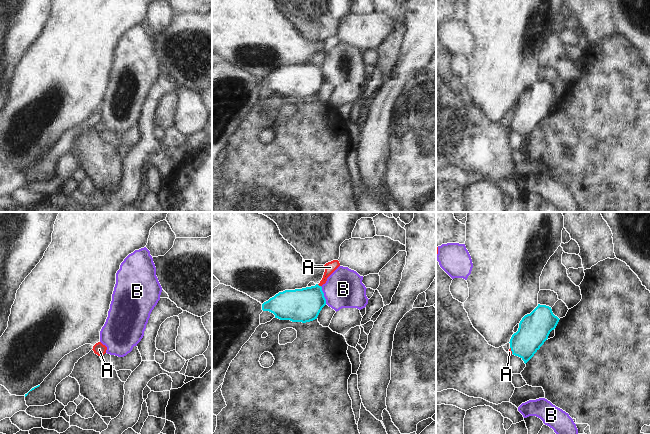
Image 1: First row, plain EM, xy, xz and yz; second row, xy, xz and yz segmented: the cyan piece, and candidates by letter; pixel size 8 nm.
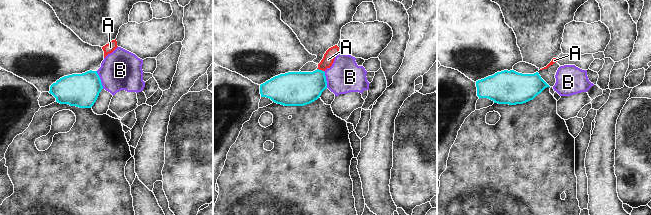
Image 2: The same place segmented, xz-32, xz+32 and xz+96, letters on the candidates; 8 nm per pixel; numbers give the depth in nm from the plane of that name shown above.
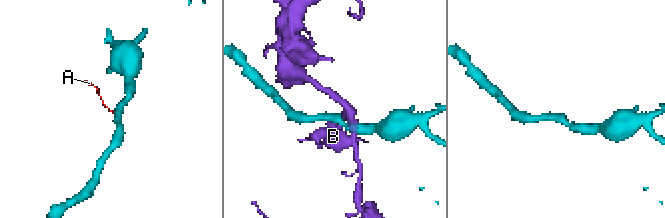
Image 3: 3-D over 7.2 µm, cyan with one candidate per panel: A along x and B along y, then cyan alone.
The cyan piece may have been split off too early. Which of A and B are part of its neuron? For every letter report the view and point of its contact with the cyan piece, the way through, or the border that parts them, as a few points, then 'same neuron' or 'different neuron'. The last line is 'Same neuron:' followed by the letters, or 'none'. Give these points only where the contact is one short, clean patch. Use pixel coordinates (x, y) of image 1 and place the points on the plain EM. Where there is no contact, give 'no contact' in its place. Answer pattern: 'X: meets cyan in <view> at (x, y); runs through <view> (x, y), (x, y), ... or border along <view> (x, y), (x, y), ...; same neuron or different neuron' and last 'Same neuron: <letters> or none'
A: meets cyan in xz at (318, 61); runs through xz (303, 81), (314, 70), (318, 61), (323, 57), (330, 43); same neuron
B: meets cyan in xz at (323, 71); different neuron
Same neuron: A

